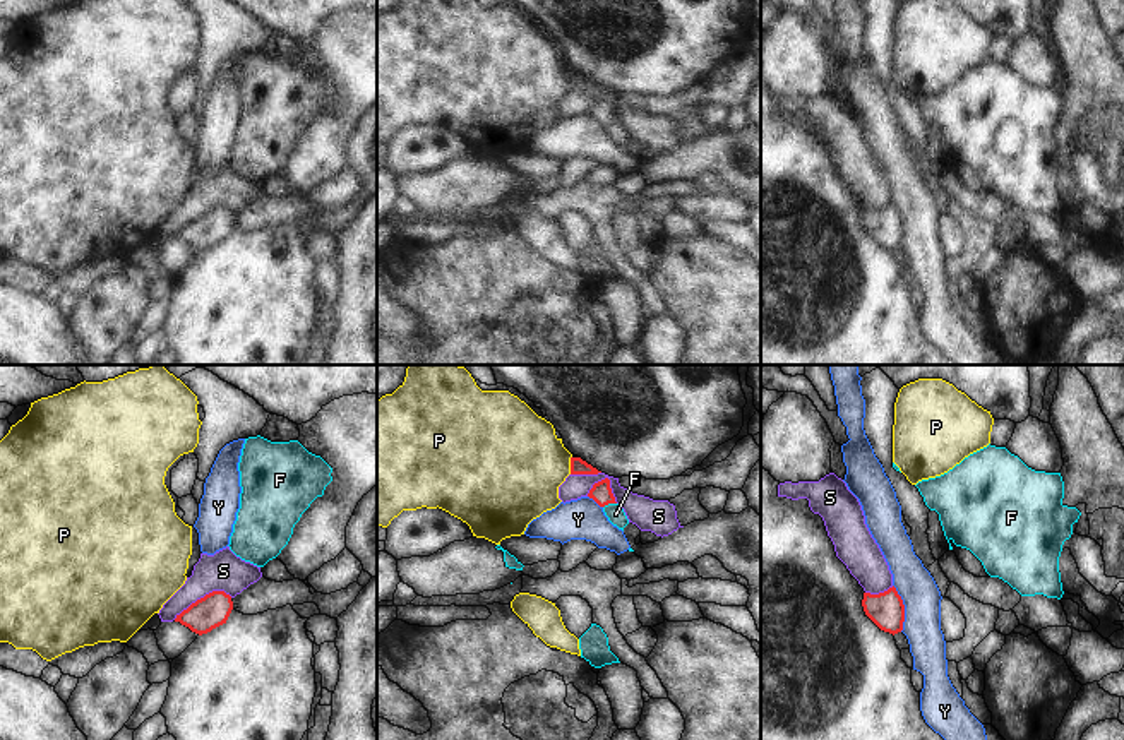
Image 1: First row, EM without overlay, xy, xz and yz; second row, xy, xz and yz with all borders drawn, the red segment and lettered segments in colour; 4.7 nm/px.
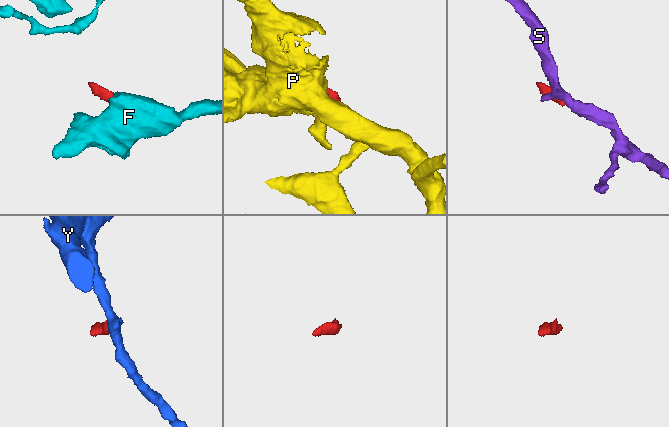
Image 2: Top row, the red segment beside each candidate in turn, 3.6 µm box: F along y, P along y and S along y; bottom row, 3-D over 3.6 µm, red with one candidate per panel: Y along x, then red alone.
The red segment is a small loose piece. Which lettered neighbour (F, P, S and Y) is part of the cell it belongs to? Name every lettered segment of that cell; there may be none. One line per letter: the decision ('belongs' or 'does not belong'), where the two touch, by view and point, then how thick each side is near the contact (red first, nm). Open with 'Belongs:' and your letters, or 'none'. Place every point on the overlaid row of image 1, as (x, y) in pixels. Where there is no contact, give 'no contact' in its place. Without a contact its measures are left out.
Belongs: F
F: belongs; contact xz (609, 502); calibres 100 and 90 nm
P: does not belong; contact xz (571, 465); calibres 80 and 440 nm
S: does not belong; contact xy (204, 596); calibres 160 and 190 nm
Y: does not belong; contact yz (903, 608); calibres 170 and 180 nm

